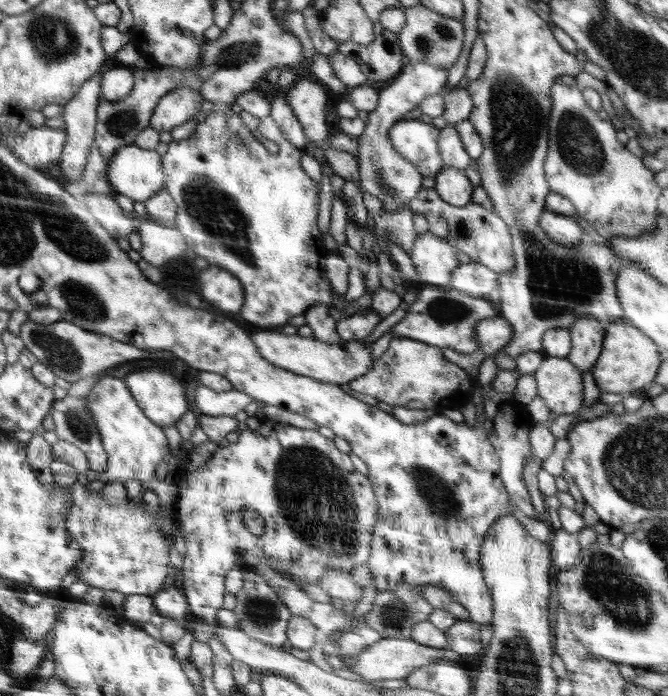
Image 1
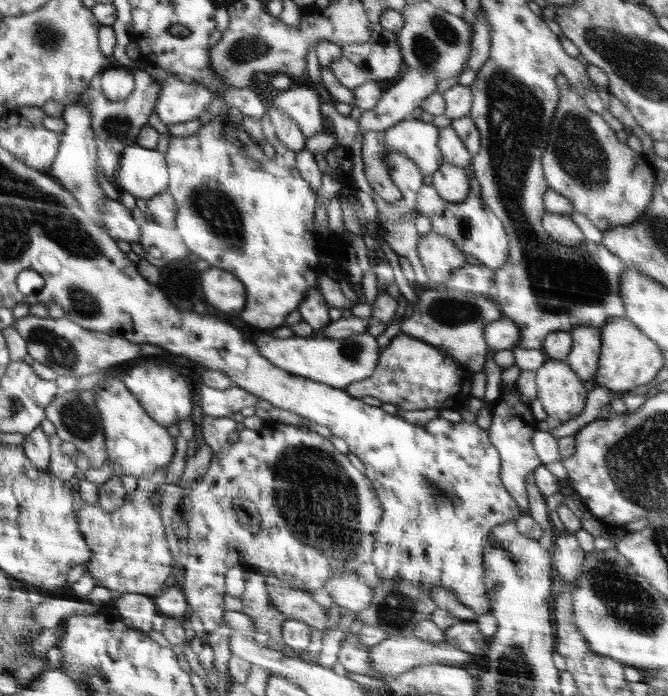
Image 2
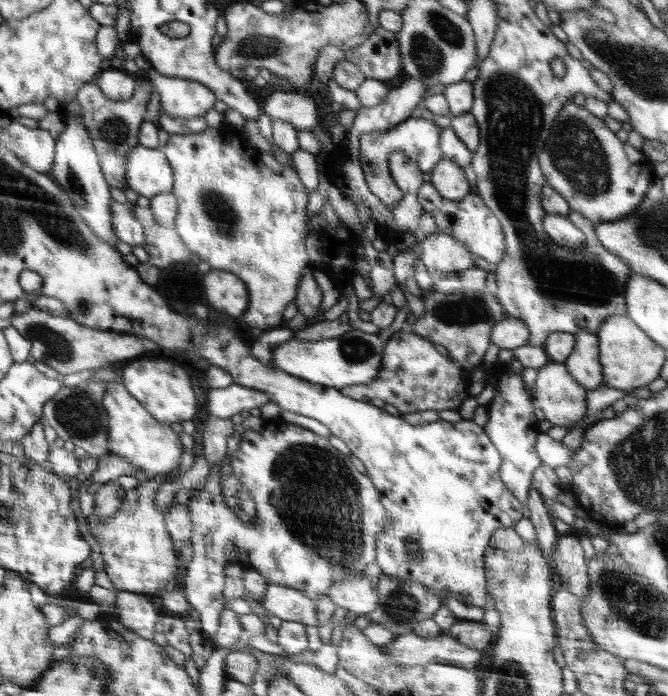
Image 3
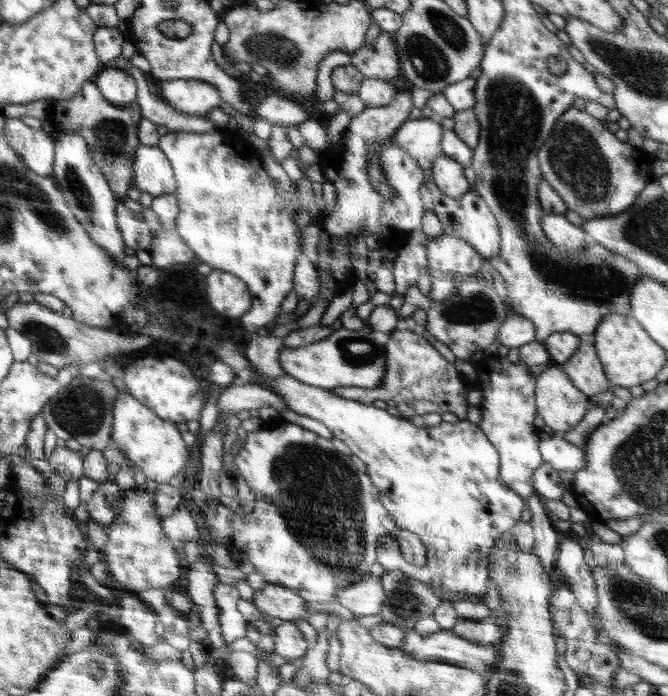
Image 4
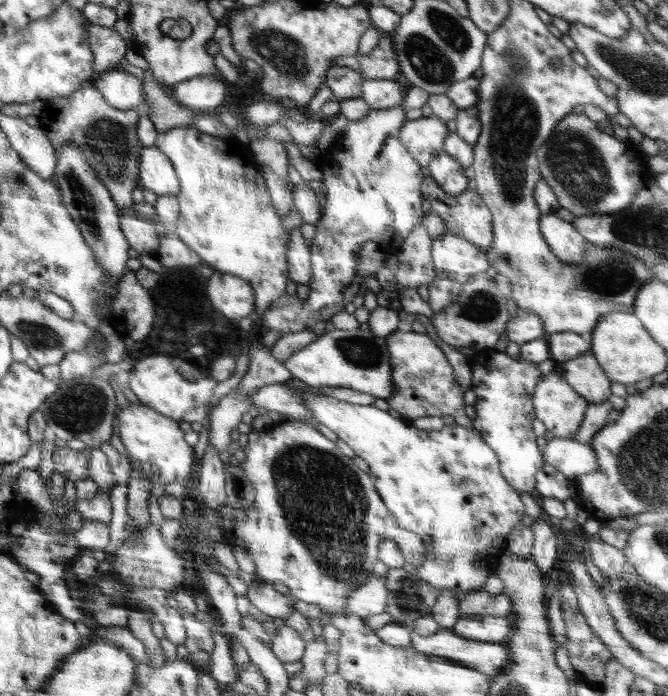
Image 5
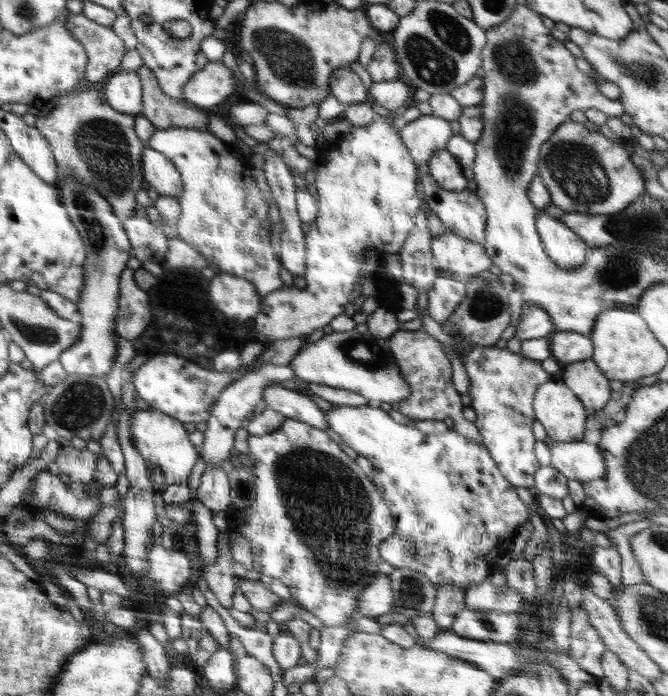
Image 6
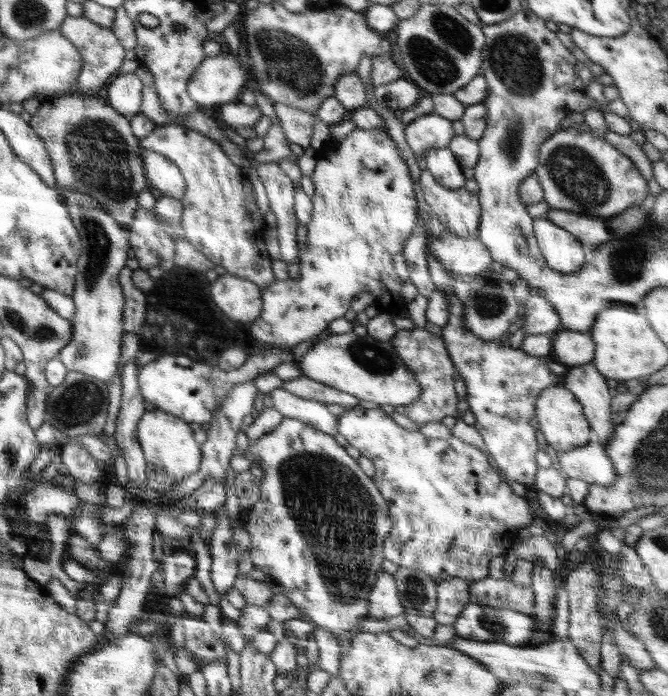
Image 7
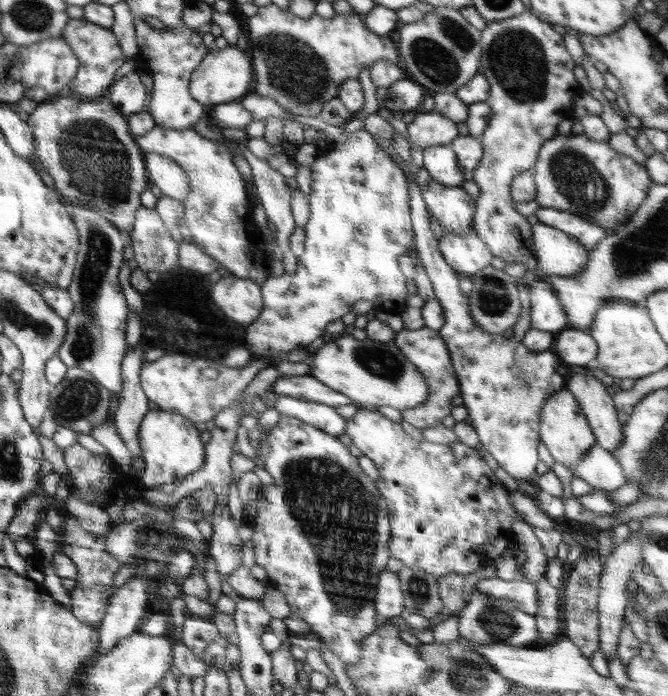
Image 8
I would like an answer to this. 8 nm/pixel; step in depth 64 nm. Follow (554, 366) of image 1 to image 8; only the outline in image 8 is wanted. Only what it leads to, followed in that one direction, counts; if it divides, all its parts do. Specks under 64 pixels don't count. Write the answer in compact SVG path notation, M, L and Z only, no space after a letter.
M566 388L553 392L553 395L544 401L540 418L539 440L548 448L553 460L561 462L568 469L575 466L581 456L597 441L576 397Z

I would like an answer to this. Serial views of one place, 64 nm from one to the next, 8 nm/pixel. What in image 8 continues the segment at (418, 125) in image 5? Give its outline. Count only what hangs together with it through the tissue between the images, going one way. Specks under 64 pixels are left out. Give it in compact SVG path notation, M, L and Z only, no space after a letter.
M435 110L417 114L414 121L408 125L407 131L410 140L423 150L432 146L451 145L461 136L456 123Z

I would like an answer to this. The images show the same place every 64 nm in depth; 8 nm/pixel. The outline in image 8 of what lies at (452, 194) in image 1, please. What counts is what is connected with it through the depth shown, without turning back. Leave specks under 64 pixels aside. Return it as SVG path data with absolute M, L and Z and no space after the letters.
M450 145L432 146L424 150L424 169L440 184L460 187L464 182L463 169L458 165Z

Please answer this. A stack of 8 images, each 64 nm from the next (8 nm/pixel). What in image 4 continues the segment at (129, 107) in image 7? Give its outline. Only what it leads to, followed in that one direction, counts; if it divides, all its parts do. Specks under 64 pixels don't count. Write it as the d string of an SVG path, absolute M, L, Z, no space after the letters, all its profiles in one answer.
M106 68L94 84L99 86L103 96L114 105L128 105L138 100L136 81L122 69Z

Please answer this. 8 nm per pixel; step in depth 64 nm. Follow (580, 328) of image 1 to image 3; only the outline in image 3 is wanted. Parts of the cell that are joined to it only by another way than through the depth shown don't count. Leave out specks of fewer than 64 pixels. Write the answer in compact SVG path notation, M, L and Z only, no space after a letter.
M581 330L574 333L574 350L563 363L580 386L594 390L603 385L602 368L599 362L599 340L596 332Z

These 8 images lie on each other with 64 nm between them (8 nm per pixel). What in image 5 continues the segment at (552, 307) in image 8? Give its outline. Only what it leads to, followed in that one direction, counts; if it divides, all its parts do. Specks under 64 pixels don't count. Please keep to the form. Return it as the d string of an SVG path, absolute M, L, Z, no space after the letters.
M519 310L517 315L510 317L505 332L509 343L524 344L530 340L545 338L545 322L536 314Z

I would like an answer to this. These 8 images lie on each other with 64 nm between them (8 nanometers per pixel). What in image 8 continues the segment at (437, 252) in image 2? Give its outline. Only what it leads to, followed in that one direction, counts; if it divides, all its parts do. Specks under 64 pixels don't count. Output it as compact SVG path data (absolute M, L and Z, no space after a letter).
M471 230L468 234L446 233L439 239L444 260L460 276L471 276L490 265L493 254L486 243Z

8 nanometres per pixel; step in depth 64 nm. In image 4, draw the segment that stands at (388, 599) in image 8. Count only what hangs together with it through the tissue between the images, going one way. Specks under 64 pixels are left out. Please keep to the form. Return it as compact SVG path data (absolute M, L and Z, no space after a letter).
M370 574L348 588L338 589L334 595L334 602L338 602L356 617L378 615L384 600L381 578Z

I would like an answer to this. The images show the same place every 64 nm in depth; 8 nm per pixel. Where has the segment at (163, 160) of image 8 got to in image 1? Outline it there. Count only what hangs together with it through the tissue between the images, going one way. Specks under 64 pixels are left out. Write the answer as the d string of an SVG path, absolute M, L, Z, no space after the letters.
M132 144L120 148L108 161L108 182L114 193L144 202L165 188L161 156Z

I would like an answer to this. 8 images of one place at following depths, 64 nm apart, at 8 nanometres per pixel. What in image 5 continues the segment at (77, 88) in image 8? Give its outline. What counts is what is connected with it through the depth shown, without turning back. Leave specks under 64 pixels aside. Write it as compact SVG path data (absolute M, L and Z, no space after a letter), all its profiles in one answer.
M88 23L88 39L95 53L96 77L104 75L106 70L116 69L124 58L126 44L122 37L113 29L104 25Z

